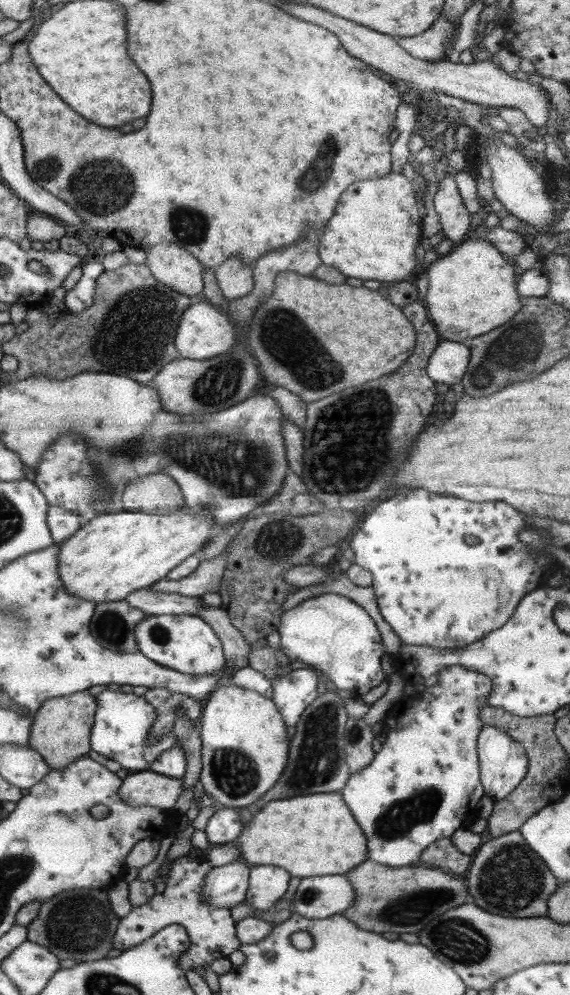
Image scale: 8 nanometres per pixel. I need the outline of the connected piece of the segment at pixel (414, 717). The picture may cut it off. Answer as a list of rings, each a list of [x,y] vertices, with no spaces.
[[[460,665],[445,666],[437,676],[437,683],[431,687],[426,687],[422,692],[418,691],[413,695],[404,696],[394,707],[392,707],[384,718],[384,728],[386,740],[382,743],[382,750],[377,751],[374,760],[360,770],[354,772],[348,778],[346,786],[342,790],[342,798],[348,804],[348,808],[352,810],[356,822],[360,824],[362,832],[368,838],[368,856],[367,858],[380,864],[391,867],[401,867],[411,865],[412,862],[419,860],[422,851],[428,848],[434,841],[438,839],[451,837],[456,830],[465,828],[468,821],[471,820],[473,813],[476,813],[478,802],[484,796],[484,790],[480,781],[480,764],[477,751],[477,740],[483,727],[483,722],[479,717],[481,708],[487,705],[487,700],[493,688],[491,680],[482,673],[464,668]]]

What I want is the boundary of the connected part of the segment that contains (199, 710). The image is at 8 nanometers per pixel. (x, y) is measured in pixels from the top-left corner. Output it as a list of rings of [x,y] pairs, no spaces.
[[[162,687],[149,688],[143,697],[156,709],[156,720],[148,734],[149,743],[157,741],[164,734],[172,731],[178,718],[178,710],[183,710],[191,722],[198,722],[203,713],[203,703],[198,699]]]

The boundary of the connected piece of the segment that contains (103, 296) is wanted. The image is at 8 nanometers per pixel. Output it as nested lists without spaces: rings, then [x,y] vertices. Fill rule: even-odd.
[[[128,261],[117,270],[104,271],[98,278],[93,305],[78,314],[47,315],[42,307],[28,309],[28,330],[2,343],[4,355],[18,359],[14,379],[44,375],[51,379],[74,376],[84,370],[108,372],[151,384],[168,362],[178,360],[175,337],[181,316],[192,298],[154,279],[146,263]]]

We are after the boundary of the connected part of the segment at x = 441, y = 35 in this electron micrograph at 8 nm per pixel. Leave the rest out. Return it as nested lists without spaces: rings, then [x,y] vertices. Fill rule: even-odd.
[[[440,16],[422,34],[396,37],[396,39],[398,44],[414,58],[435,63],[440,56],[445,56],[444,50],[448,47],[449,42],[454,40],[456,28],[458,28],[458,23]]]

